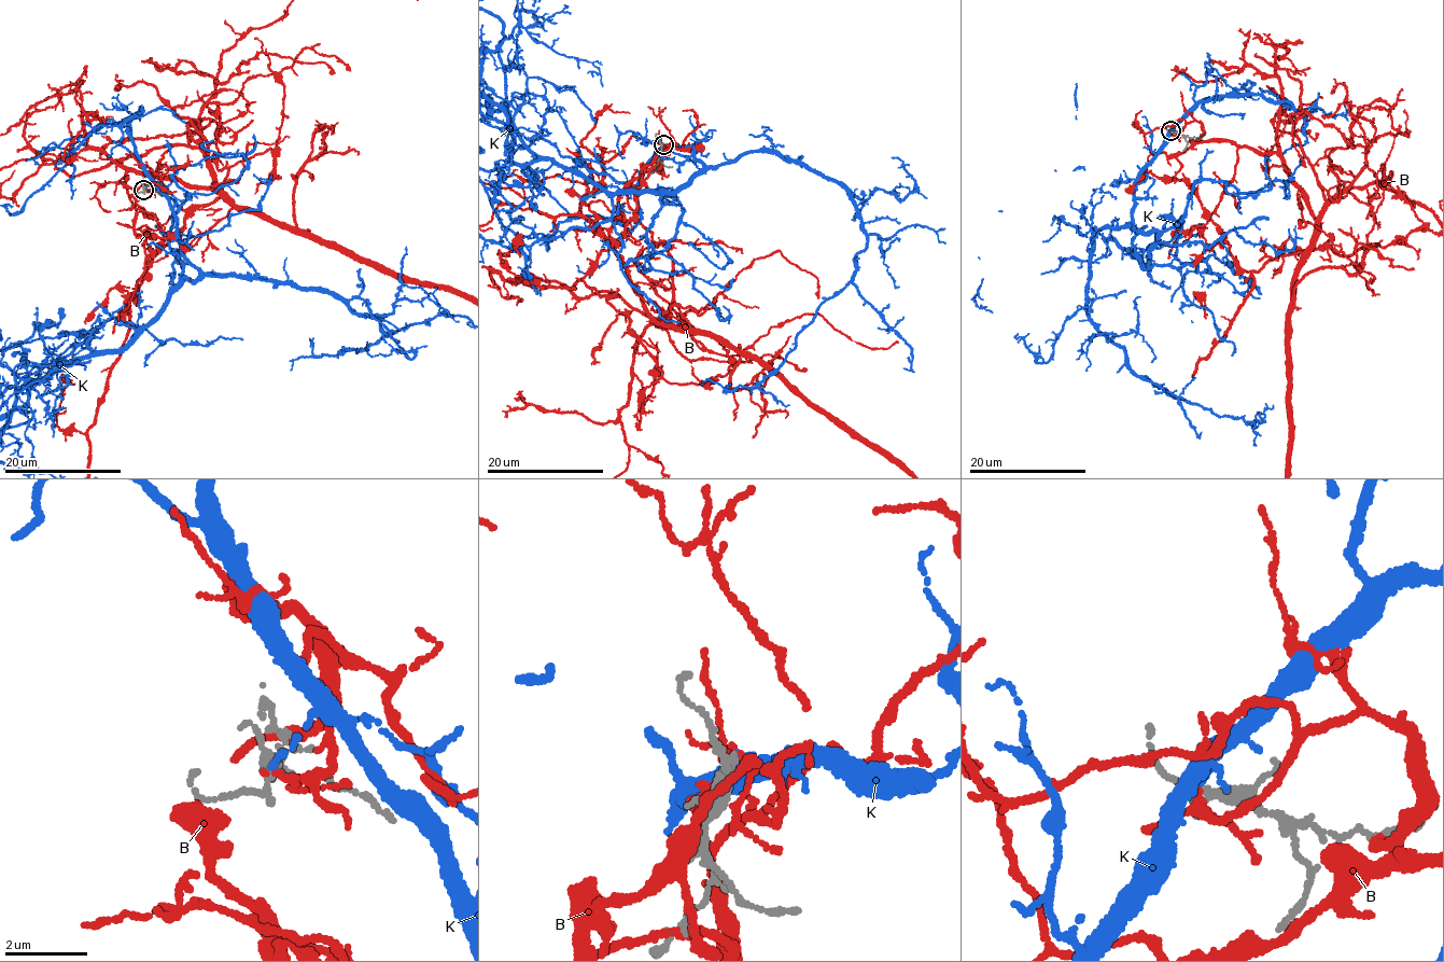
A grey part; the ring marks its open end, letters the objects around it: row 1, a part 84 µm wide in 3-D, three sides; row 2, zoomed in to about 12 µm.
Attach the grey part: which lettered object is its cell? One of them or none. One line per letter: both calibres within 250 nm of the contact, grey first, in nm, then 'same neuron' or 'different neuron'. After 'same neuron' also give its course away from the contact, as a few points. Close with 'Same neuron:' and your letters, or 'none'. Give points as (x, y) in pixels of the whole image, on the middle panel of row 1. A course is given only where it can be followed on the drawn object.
B: calibres 240 and 120 nm; different neuron
K: calibres 240 and 130 nm; different neuron
Same neuron: none

